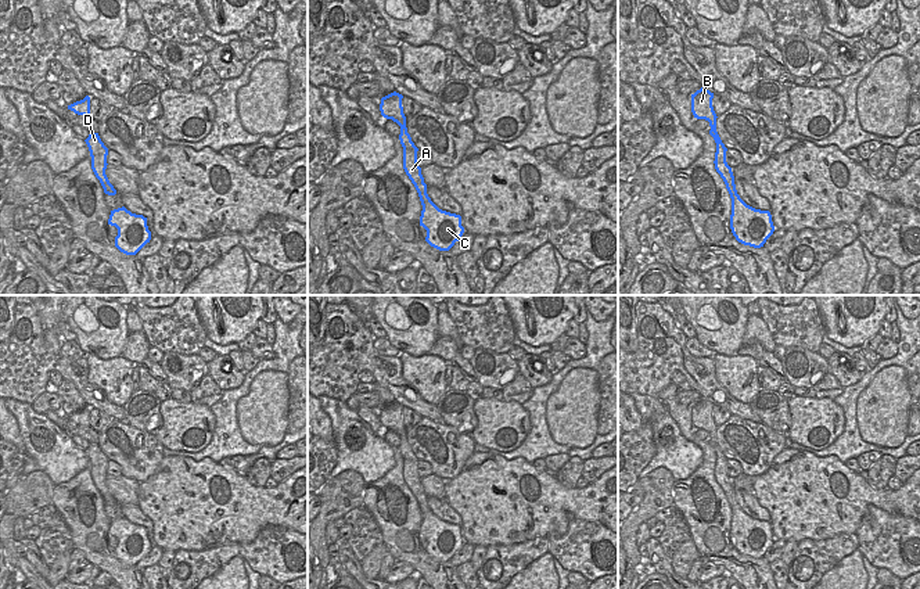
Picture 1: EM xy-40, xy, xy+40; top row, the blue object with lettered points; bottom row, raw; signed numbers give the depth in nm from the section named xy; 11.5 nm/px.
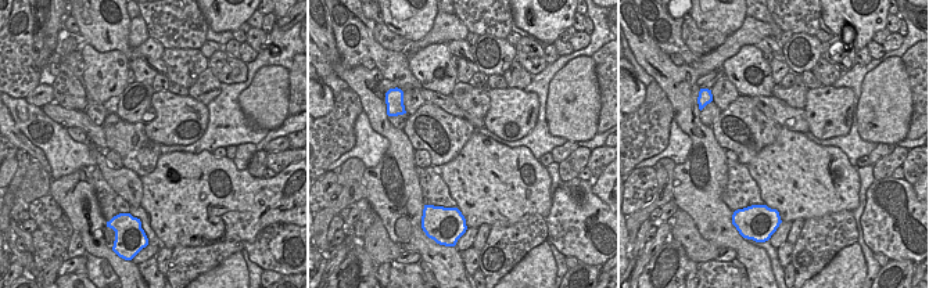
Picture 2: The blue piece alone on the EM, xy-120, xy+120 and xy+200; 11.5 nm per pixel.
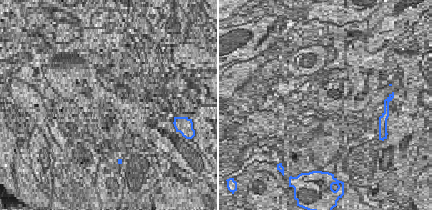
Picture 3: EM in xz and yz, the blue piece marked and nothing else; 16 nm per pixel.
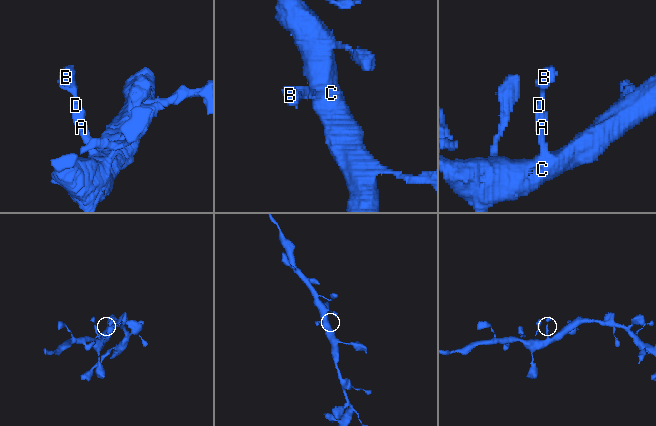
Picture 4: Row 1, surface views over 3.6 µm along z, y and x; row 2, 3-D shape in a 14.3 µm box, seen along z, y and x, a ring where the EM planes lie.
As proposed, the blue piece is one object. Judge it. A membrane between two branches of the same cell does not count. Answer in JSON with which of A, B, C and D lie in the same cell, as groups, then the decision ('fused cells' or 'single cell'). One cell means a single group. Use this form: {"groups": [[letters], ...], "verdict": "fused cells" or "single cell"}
{"groups": [["A", "B", "C", "D"]], "verdict": "single cell"}

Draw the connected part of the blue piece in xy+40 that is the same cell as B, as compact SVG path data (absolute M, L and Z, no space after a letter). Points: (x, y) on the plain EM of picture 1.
M705 399L691 405L691 423L697 430L709 432L709 445L716 453L715 480L723 489L732 509L730 539L736 550L744 556L761 559L773 545L775 536L769 521L755 520L747 516L737 504L732 478L726 473L727 459L716 442L716 424L712 417L714 403Z

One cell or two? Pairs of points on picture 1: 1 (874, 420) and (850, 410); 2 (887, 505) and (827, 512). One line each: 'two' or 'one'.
1: two
2: one

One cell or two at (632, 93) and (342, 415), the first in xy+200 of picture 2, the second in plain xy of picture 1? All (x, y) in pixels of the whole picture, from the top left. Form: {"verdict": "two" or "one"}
{"verdict": "two"}

